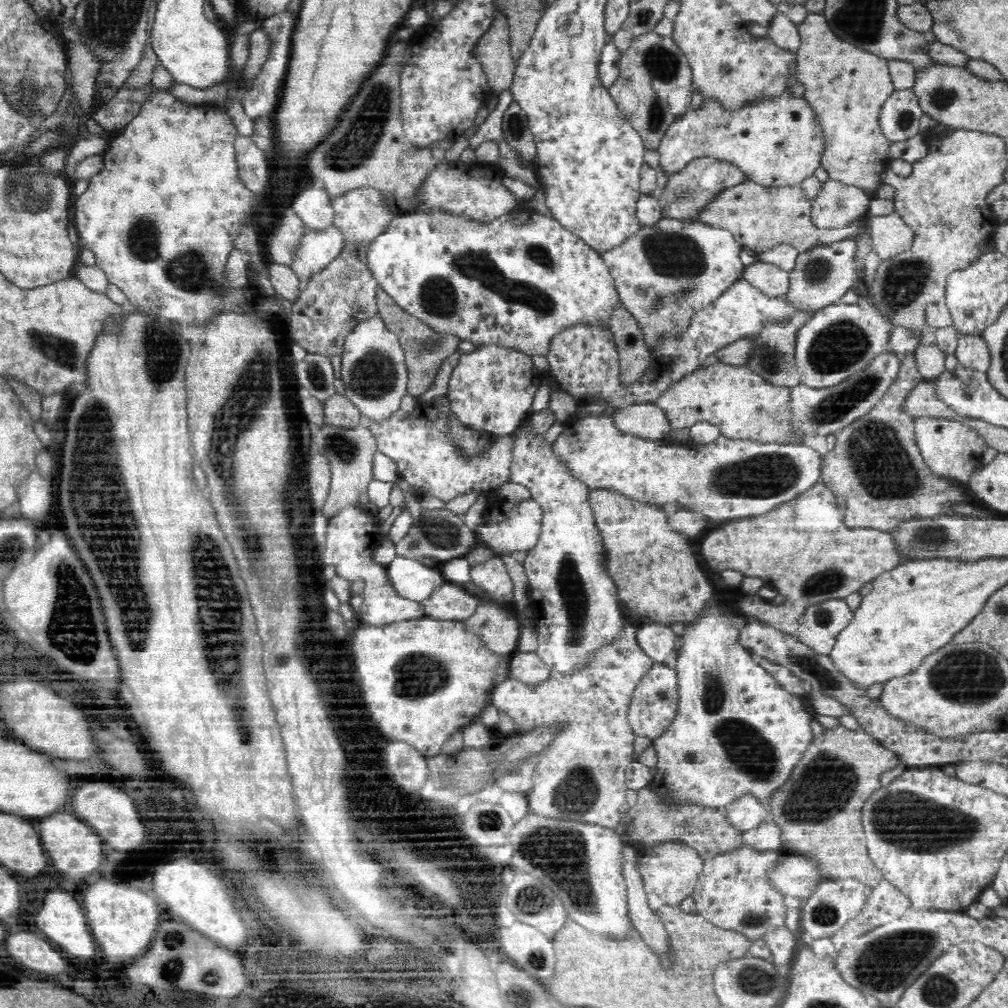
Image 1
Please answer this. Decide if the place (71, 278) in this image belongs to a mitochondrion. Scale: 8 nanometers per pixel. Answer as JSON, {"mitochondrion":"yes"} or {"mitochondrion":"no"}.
{"mitochondrion":"no"}

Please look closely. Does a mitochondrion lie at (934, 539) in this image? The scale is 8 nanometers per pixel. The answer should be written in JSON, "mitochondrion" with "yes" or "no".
{"mitochondrion":"yes"}

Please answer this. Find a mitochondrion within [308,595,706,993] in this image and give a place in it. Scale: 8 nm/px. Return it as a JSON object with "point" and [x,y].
{"point":[560,852]}

